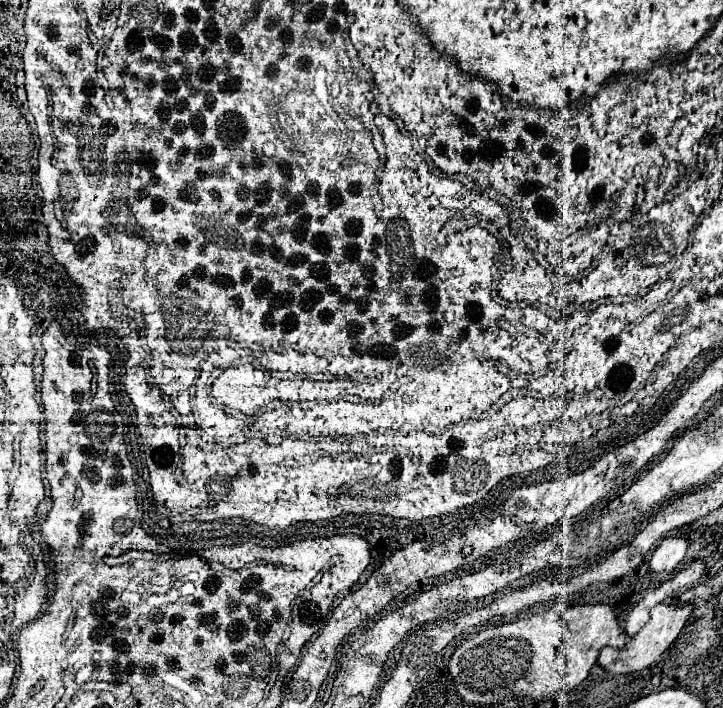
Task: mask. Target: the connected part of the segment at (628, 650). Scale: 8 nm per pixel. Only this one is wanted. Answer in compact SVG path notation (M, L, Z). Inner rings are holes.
M668 604L654 606L652 612L650 612L650 620L646 622L646 626L634 638L630 638L624 648L602 648L600 650L600 654L598 654L598 666L602 666L610 674L632 674L632 672L640 672L640 670L648 668L678 638L678 634L682 632L682 628L684 628L690 612L692 612L692 606L688 606L688 604L686 606L668 606Z

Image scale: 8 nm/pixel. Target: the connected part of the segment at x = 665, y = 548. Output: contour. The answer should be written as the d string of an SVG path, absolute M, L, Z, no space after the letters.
M664 538L650 558L650 568L654 572L672 572L686 556L686 540L682 538Z

